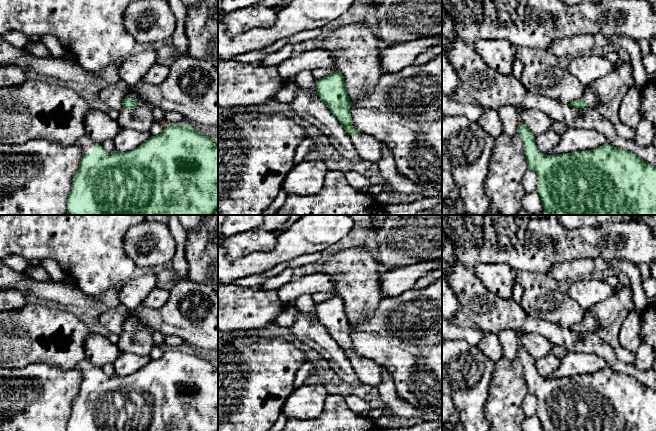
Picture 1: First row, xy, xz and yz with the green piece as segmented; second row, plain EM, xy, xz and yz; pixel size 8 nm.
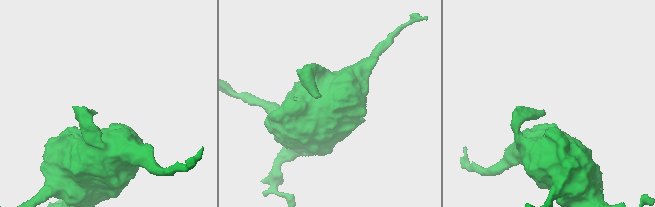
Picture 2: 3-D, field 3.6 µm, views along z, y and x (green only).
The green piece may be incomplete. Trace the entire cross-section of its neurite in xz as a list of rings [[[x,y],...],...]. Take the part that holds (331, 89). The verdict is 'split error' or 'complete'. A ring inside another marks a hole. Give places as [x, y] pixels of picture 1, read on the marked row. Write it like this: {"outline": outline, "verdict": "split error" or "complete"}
{"outline": [[[334,71],[316,80],[315,84],[317,95],[351,136],[352,142],[361,158],[378,164],[383,153],[383,143],[377,138],[360,133],[353,127],[350,99],[345,87],[343,74],[339,71]]], "verdict": "split error"}

